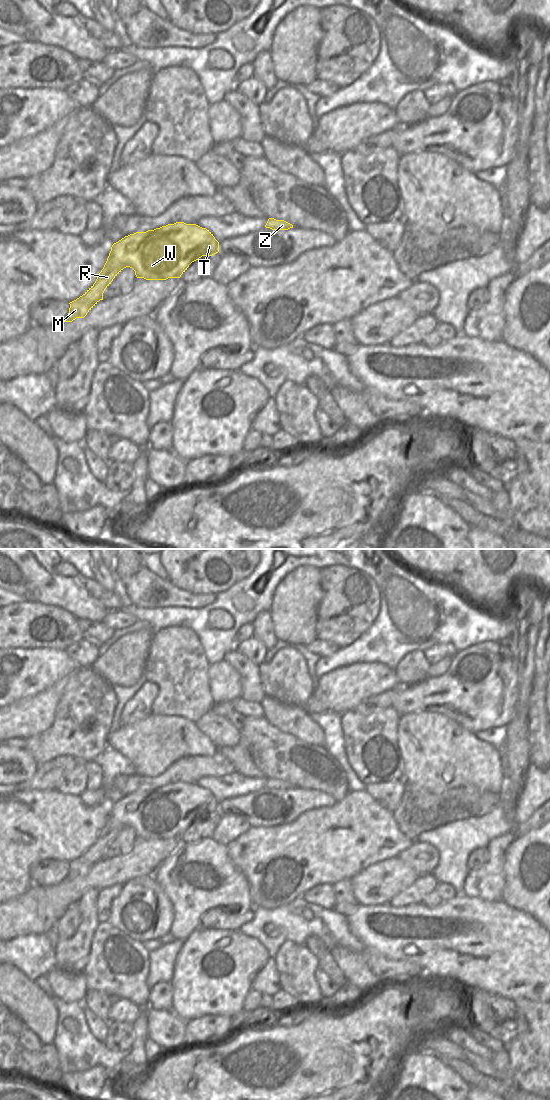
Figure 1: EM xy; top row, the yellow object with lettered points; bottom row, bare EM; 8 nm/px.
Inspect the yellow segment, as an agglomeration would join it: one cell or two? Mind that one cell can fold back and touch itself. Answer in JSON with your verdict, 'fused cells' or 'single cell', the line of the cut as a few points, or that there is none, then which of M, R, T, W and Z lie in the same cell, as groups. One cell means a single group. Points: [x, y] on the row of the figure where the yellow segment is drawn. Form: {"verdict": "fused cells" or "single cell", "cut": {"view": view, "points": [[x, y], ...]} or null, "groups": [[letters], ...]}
{"verdict": "single cell", "cut": null, "groups": [["M", "R", "T", "W", "Z"]]}

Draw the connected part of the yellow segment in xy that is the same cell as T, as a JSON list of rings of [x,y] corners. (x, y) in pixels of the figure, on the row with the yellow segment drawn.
[[[176,222],[154,230],[136,232],[125,236],[112,245],[107,261],[95,283],[82,296],[69,303],[69,313],[64,322],[84,318],[100,300],[103,300],[105,289],[126,267],[132,268],[137,278],[146,280],[180,278],[192,262],[202,256],[212,256],[218,252],[219,242],[213,234],[206,228],[196,224]]]

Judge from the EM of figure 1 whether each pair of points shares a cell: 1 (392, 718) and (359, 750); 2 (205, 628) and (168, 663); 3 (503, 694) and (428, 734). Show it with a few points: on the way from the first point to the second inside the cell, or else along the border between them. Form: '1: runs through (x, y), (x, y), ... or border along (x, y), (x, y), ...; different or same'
1: runs through (383, 723), (365, 741); same
2: border along (176, 625), (189, 628), (196, 635), (206, 658); different
3: border along (431, 711), (441, 713), (453, 719), (473, 733); different

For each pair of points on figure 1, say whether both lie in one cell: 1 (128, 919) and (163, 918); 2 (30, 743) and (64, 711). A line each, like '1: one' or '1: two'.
1: one
2: one

